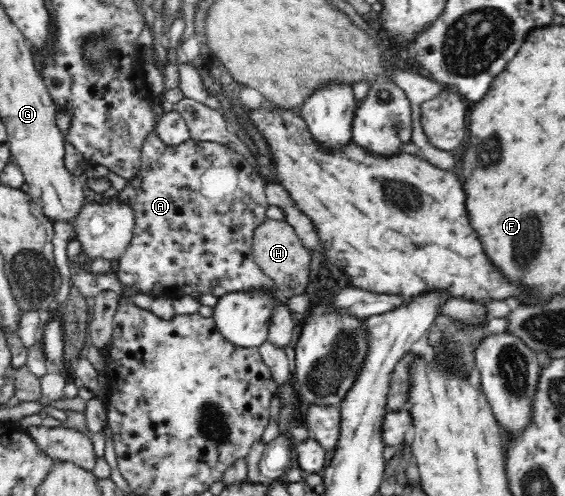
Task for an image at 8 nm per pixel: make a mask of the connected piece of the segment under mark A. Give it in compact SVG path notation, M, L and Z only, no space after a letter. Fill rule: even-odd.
M153 131L151 136L144 142L140 159L141 168L139 174L142 176L142 181L140 187L136 188L135 200L130 205L133 208L135 218L133 240L131 240L129 247L120 256L119 270L116 273L117 279L119 279L125 290L129 290L129 294L124 292L124 295L120 296L121 300L119 303L131 301L134 299L133 294L137 294L137 292L161 292L164 300L170 301L185 295L199 299L203 294L212 294L212 296L220 297L233 291L246 290L251 287L265 287L265 289L275 287L275 281L261 271L261 268L255 263L252 253L254 231L262 223L266 222L268 218L266 213L270 204L266 200L265 185L261 175L259 175L259 172L253 168L253 165L249 163L243 154L218 142L198 141L191 138L177 146L167 146L161 141L159 135Z

